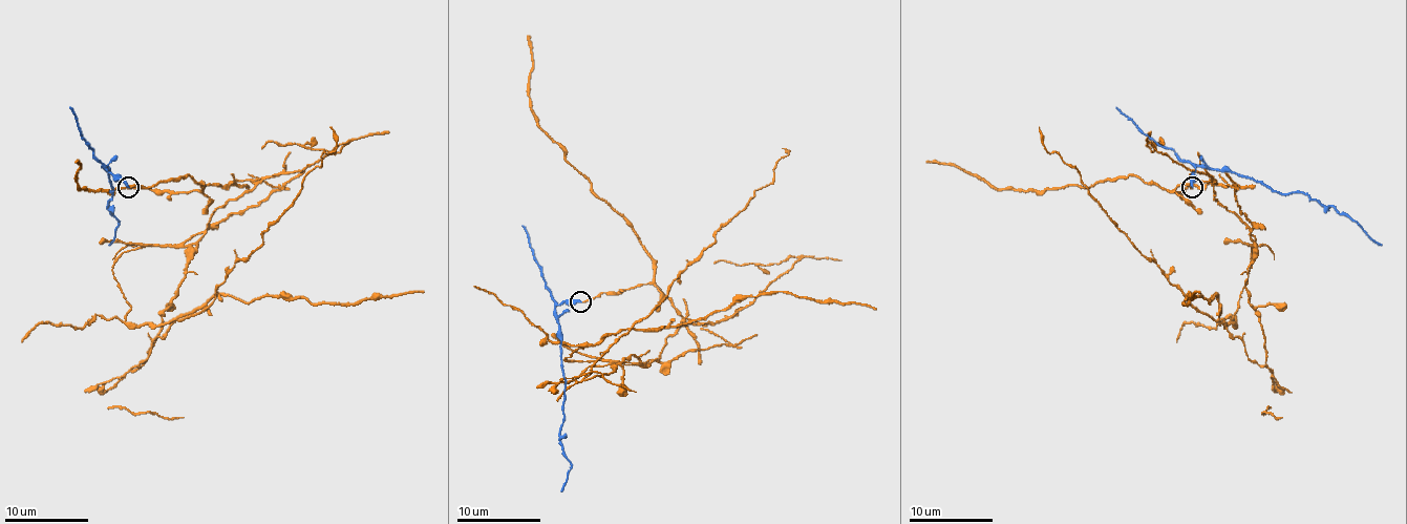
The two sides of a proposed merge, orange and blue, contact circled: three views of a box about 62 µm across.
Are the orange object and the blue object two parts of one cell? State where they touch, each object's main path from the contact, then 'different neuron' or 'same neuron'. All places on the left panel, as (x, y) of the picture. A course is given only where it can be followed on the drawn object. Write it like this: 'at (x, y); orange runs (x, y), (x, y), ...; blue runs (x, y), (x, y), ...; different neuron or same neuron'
at (128, 187); orange runs (127, 188), (255, 184), (203, 232), (118, 259), (125, 319), (163, 326), (263, 243), (329, 127); blue runs (127, 188), (103, 167), (107, 169), (113, 192), (109, 211), (118, 219), (115, 238), (109, 245); different neuron

